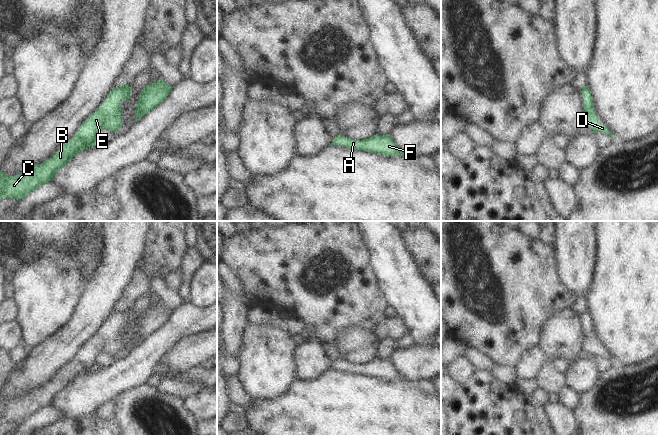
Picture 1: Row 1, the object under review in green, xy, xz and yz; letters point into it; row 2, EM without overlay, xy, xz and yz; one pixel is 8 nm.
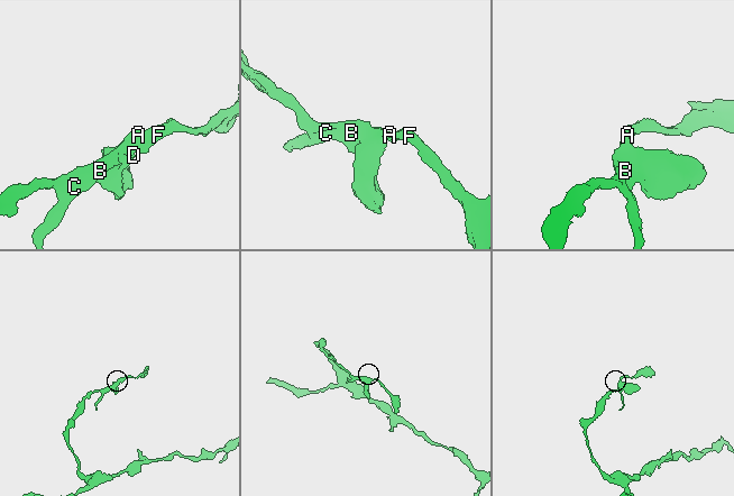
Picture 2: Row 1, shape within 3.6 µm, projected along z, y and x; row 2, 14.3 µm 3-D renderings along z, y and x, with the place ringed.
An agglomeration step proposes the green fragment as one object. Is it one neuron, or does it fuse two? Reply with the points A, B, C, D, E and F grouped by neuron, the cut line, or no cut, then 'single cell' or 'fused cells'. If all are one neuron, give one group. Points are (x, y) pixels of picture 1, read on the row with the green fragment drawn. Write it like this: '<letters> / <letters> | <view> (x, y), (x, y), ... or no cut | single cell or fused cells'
A B C D E F | no cut | single cell

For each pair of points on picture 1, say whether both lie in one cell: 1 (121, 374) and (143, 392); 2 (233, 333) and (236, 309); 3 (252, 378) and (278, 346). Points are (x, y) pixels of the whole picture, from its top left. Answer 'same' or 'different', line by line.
1: different
2: same
3: same

